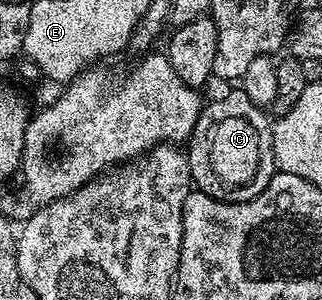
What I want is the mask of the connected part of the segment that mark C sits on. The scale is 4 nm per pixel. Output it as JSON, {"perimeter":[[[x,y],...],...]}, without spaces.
{"perimeter":[[[234,89],[218,99],[204,104],[195,121],[195,129],[187,140],[189,172],[193,178],[193,187],[207,193],[212,199],[222,199],[224,203],[246,203],[255,198],[271,181],[277,162],[273,152],[273,123],[262,108],[251,101],[244,91]]]}

